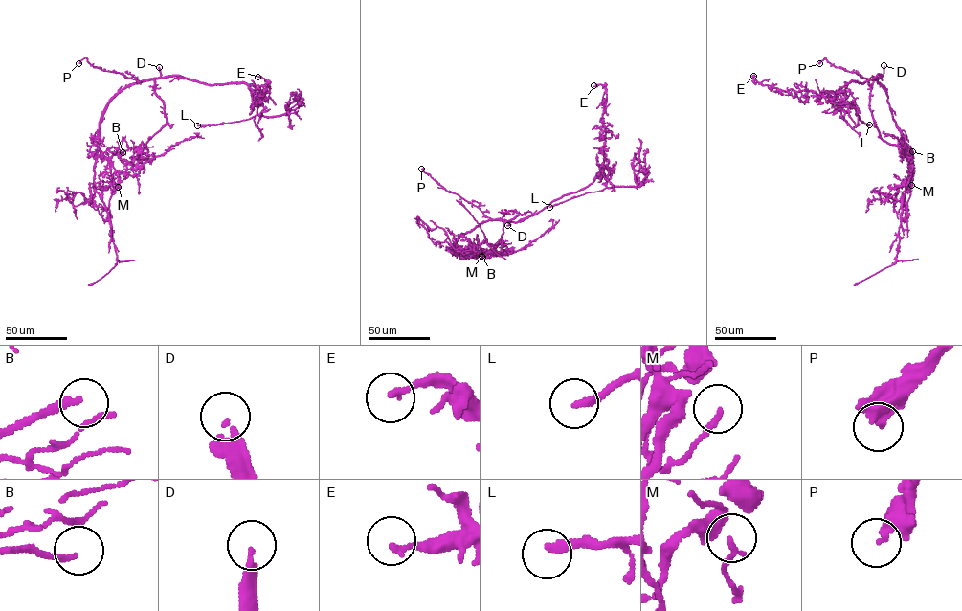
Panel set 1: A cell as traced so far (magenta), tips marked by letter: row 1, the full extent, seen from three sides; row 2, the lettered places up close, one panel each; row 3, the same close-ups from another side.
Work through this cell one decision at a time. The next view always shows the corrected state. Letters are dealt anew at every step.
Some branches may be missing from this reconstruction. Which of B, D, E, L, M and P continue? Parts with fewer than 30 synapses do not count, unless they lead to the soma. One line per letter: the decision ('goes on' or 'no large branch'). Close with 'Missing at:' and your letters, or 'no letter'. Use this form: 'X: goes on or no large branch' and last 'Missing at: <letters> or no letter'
B: goes on
D: goes on
E: no large branch
L: no large branch
M: no large branch
P: goes on
Missing at: B, D, P

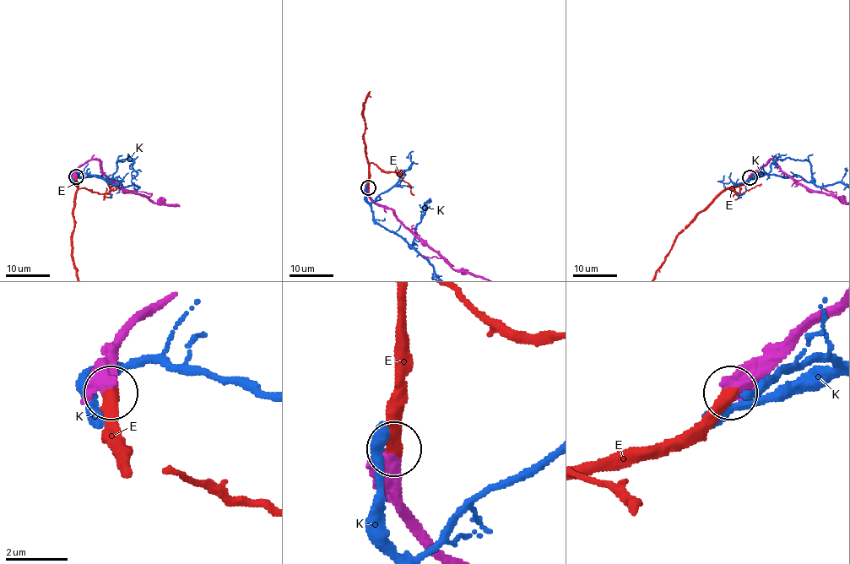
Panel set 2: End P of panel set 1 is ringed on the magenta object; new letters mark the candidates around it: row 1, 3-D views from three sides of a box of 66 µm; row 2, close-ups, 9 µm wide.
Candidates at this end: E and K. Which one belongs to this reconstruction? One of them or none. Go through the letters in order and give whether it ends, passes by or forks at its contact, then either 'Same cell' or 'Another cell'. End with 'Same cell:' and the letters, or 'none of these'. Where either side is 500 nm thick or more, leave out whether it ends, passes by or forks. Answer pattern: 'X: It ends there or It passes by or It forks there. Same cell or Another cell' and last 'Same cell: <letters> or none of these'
E: Same cell
K: Another cell
Same cell: E

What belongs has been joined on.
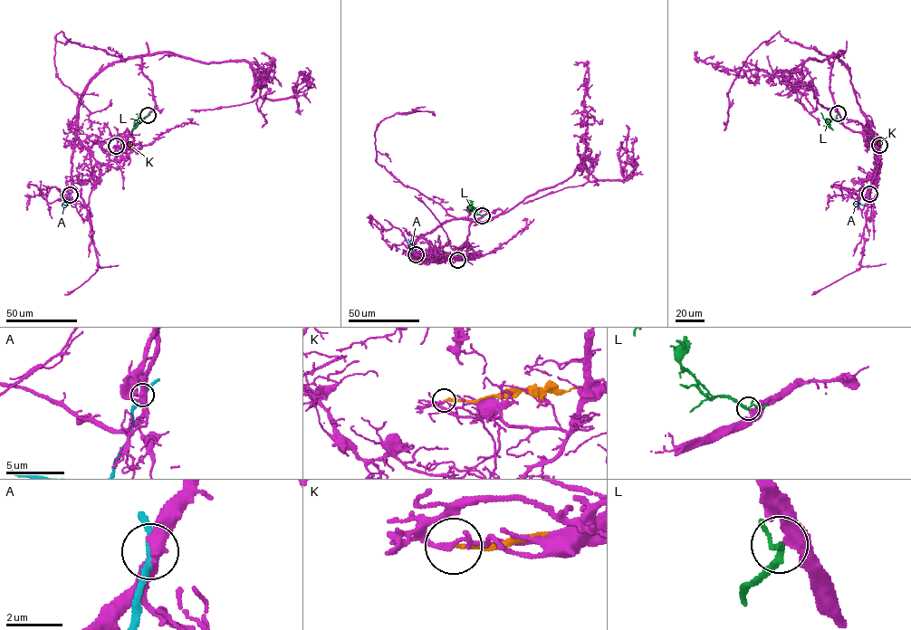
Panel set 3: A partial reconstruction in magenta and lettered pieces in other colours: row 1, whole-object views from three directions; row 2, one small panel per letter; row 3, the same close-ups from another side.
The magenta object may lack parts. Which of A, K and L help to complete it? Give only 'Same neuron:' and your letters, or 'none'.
Same neuron: L

